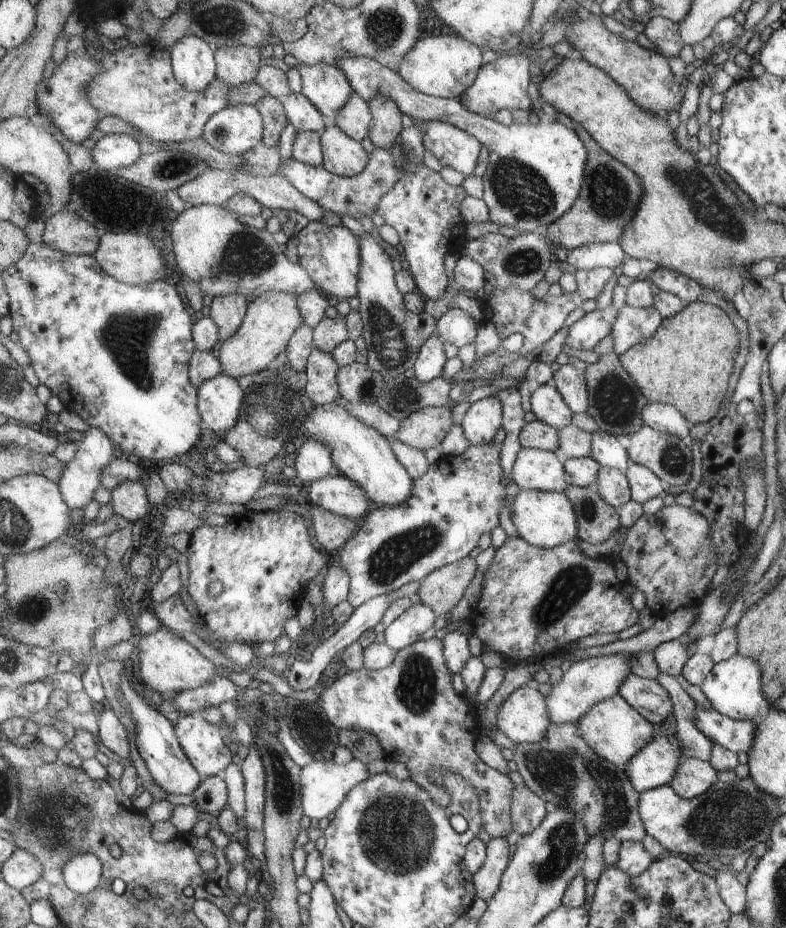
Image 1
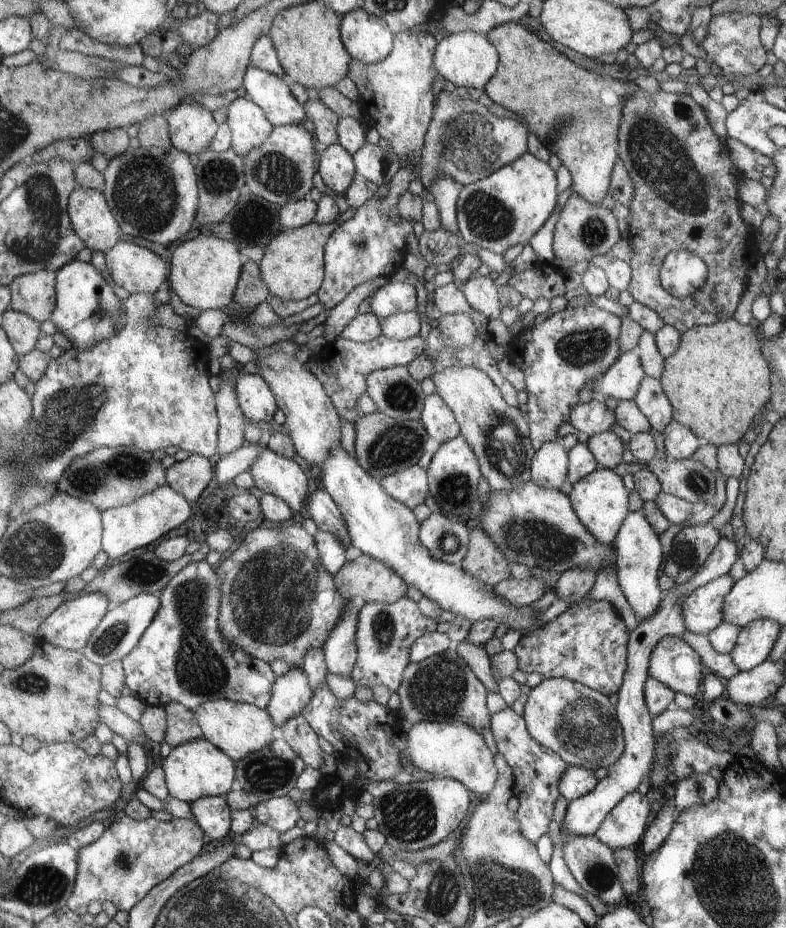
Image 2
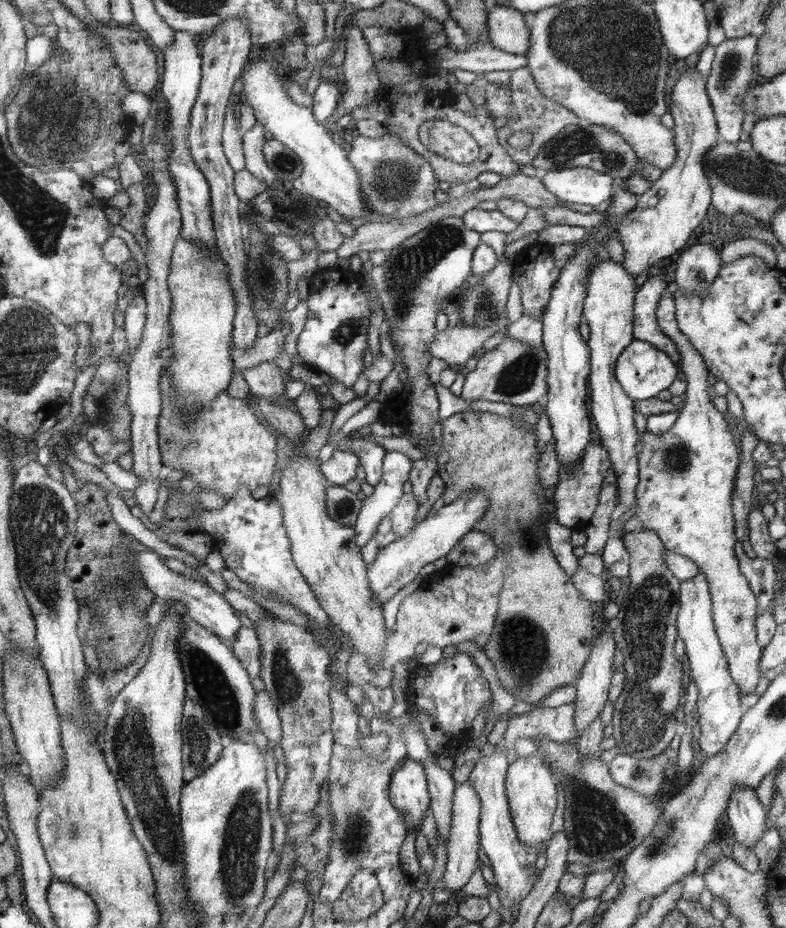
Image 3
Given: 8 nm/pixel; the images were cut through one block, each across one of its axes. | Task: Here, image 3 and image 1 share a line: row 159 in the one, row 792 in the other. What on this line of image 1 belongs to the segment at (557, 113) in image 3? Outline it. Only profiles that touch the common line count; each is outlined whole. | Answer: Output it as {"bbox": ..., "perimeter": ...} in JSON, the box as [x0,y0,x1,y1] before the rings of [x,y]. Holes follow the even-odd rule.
{"bbox":[512,786,550,837],"perimeter":[[[515,786],[512,802],[513,831],[520,837],[534,832],[550,811],[550,805],[530,788]]]}

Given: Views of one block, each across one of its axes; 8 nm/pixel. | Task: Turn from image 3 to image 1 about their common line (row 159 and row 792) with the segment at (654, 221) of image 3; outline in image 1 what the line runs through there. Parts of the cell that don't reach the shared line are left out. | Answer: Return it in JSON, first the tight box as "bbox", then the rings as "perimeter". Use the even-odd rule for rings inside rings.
{"bbox":[667,757,718,799],"perimeter":[[[690,757],[680,762],[677,772],[667,785],[683,799],[693,799],[706,792],[716,783],[718,774],[709,762]]]}

